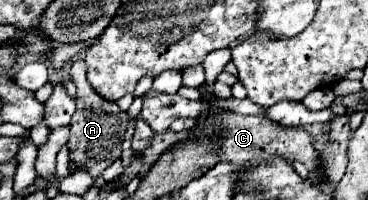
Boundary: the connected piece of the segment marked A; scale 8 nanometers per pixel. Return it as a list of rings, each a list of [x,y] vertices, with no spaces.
[[[72,60],[70,62],[70,78],[78,88],[76,94],[76,112],[70,122],[70,160],[76,168],[88,168],[96,178],[102,176],[102,170],[116,158],[120,158],[122,152],[122,140],[124,130],[130,122],[126,112],[122,112],[116,102],[102,100],[88,84],[86,80],[86,62],[84,60]]]

